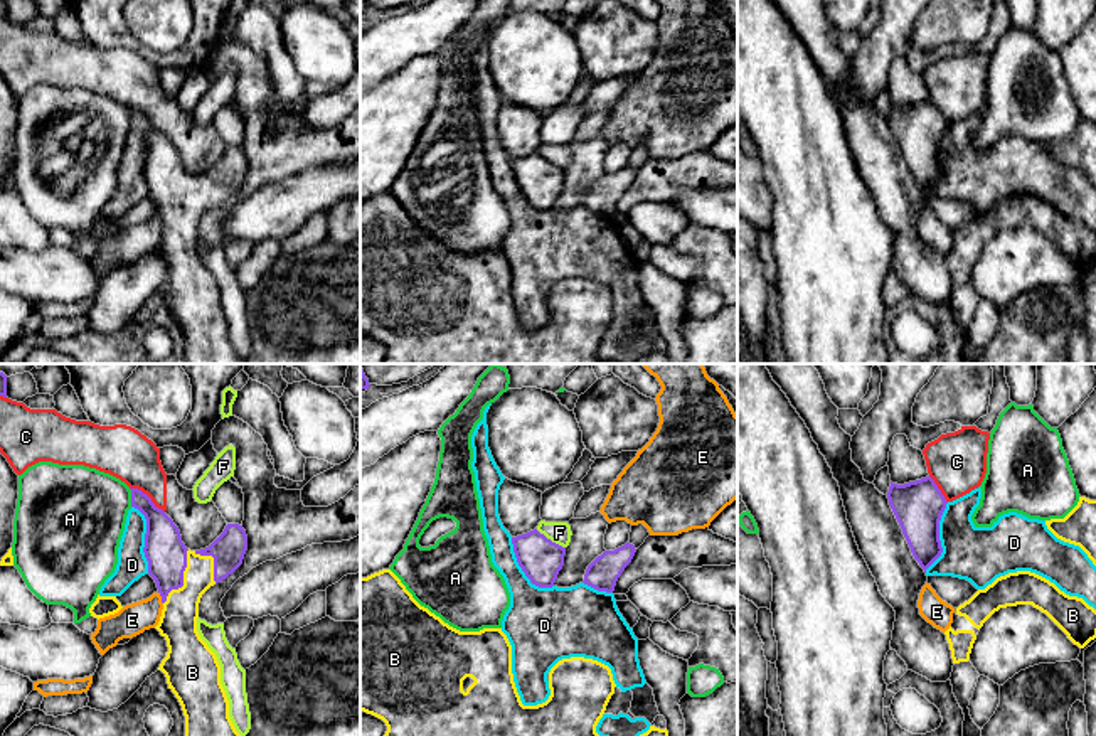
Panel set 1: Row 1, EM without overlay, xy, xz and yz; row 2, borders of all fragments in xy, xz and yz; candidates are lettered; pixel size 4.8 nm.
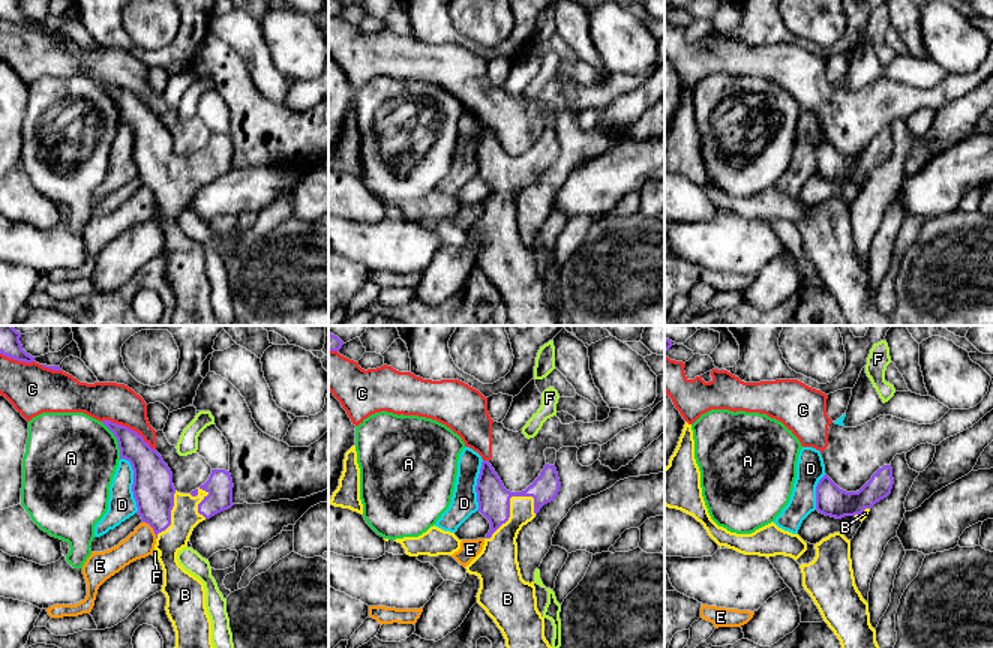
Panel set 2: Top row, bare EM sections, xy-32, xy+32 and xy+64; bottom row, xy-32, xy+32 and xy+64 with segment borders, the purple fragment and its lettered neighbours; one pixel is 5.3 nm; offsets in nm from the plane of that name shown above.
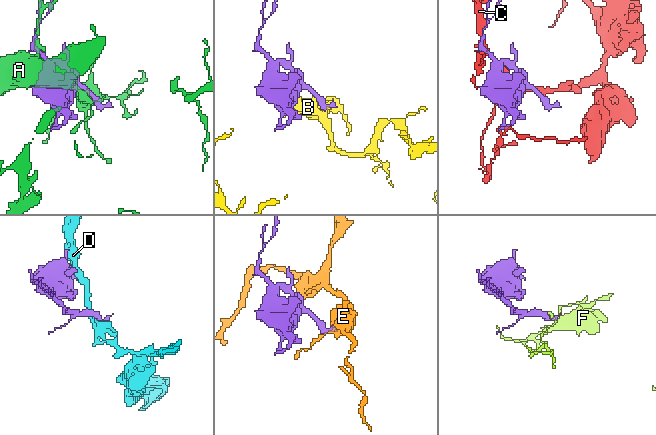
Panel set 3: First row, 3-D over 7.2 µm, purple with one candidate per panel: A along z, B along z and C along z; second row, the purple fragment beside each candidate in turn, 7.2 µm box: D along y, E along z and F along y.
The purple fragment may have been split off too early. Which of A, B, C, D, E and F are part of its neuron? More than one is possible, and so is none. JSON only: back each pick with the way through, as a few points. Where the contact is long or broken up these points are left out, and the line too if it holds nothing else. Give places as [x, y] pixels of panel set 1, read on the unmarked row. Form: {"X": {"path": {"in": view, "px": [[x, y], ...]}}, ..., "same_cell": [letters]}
{"B": {"path": {"in": "xy", "px": [[164, 172], [182, 202], [177, 246]]}}, "same_cell": ["B"]}

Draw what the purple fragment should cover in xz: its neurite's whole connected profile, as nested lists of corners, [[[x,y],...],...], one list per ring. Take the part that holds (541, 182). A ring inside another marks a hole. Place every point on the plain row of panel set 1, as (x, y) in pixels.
[[[537,152],[512,160],[519,189],[539,211],[552,211],[564,189],[566,170],[552,165]]]

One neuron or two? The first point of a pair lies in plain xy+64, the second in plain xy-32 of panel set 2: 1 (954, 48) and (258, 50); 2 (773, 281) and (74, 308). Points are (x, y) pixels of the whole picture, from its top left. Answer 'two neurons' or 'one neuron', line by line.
1: two neurons
2: two neurons

